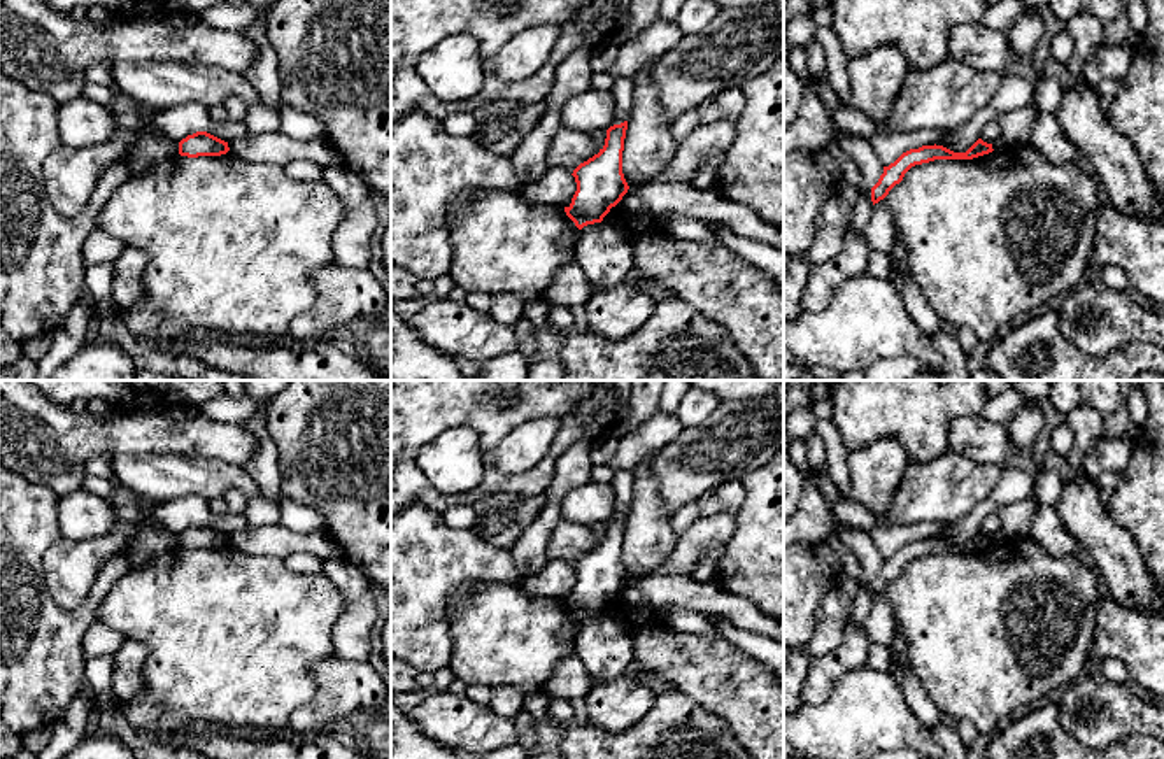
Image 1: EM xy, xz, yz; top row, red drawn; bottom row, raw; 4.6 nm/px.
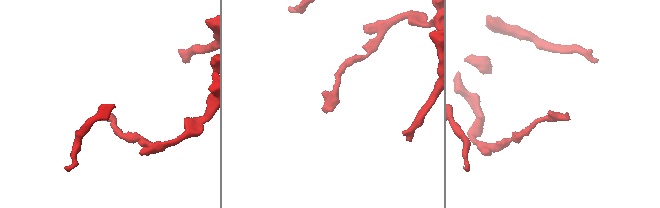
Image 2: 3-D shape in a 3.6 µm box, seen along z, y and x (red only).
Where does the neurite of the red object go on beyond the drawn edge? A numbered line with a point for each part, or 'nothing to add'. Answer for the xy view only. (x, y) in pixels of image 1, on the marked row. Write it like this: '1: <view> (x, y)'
nothing to add

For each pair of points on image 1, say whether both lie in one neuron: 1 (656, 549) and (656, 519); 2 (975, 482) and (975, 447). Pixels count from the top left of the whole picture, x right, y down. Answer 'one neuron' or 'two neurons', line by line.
1: one neuron
2: two neurons

